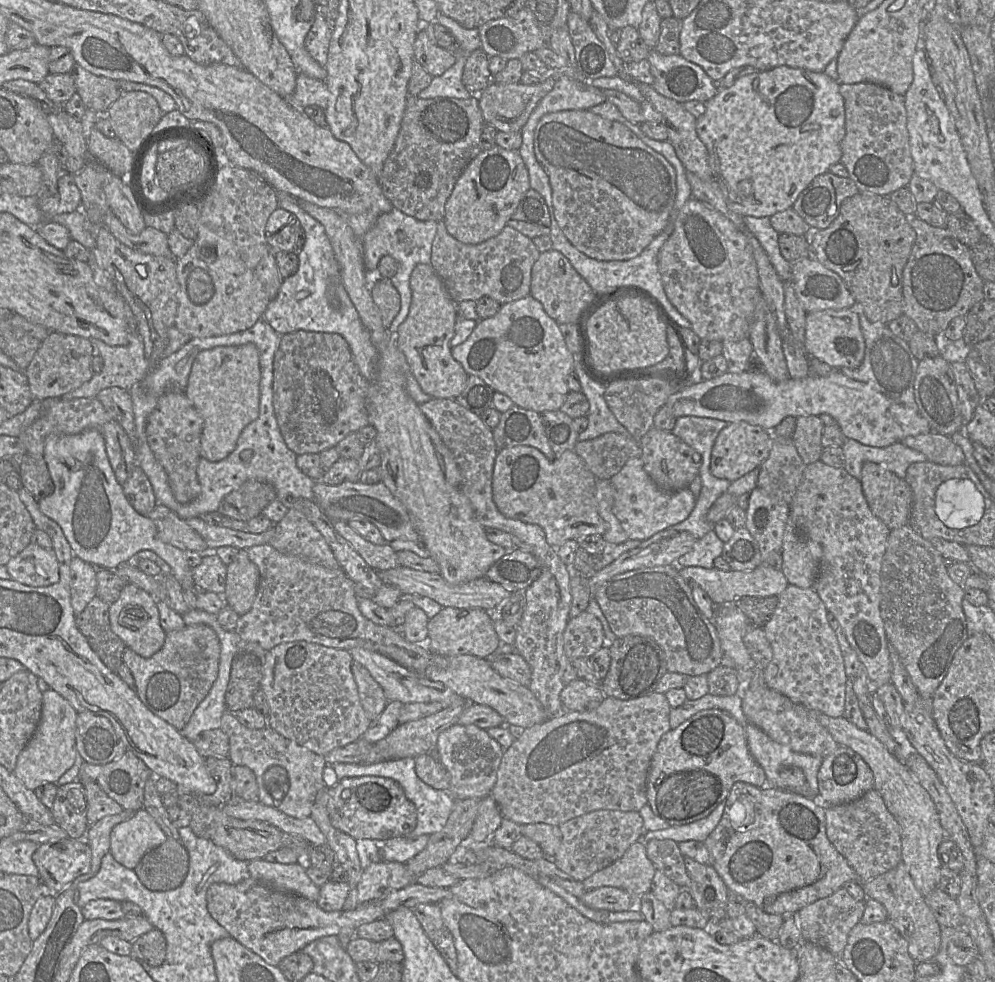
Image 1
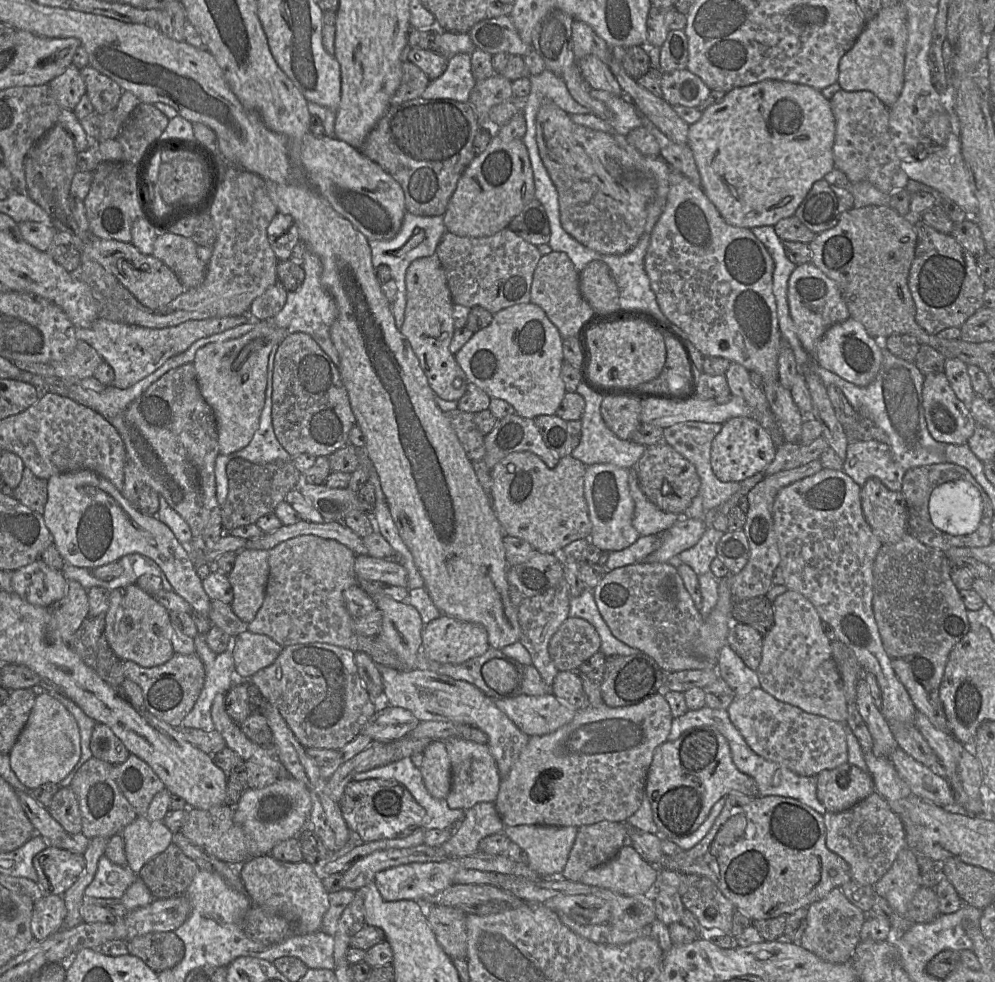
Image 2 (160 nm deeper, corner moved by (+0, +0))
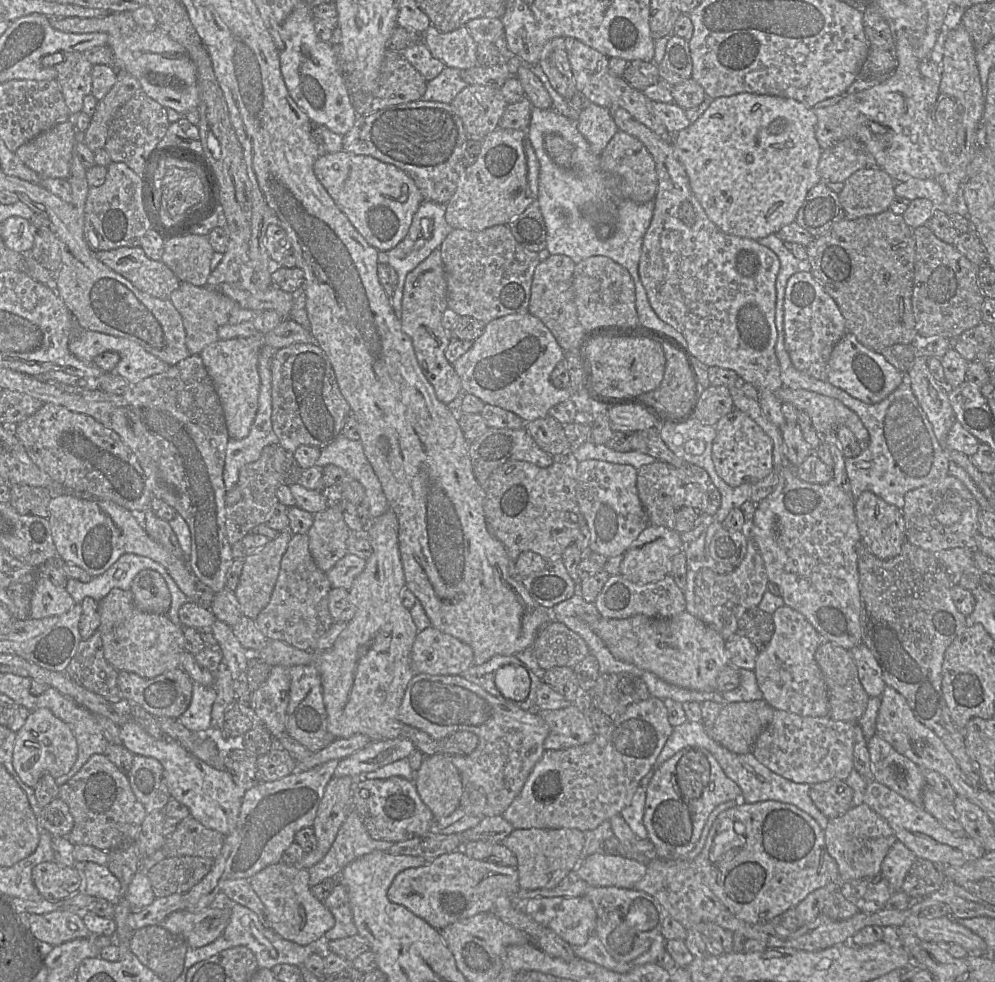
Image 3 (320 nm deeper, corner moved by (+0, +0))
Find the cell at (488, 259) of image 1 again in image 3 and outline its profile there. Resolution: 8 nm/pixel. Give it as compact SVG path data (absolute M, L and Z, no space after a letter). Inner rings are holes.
M496 225L483 231L453 229L439 249L447 285L447 306L456 314L488 324L506 315L529 312L532 278L541 261L538 253L527 250L515 240L507 225Z

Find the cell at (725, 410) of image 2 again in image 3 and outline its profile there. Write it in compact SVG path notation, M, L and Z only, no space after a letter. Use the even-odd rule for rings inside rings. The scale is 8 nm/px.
M620 405L607 410L613 432L637 432L658 427L655 419L637 405Z

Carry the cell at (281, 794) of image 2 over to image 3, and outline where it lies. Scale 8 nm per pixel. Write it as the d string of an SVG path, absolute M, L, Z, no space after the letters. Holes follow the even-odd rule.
M330 760L310 770L296 770L279 780L265 782L249 789L242 799L234 831L227 835L210 872L183 894L184 910L196 913L210 907L223 883L232 879L250 879L265 867L281 861L296 833L312 827L318 806L340 760Z

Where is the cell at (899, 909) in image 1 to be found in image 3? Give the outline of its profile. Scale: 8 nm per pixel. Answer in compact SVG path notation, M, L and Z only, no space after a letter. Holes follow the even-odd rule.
M898 840L890 847L882 862L881 873L887 879L892 894L901 891L905 877L916 858L916 855Z

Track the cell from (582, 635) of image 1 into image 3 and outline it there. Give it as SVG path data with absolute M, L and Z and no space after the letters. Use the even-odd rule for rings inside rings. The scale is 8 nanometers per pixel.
M559 621L545 625L532 648L543 671L554 667L573 668L590 653L584 639Z

